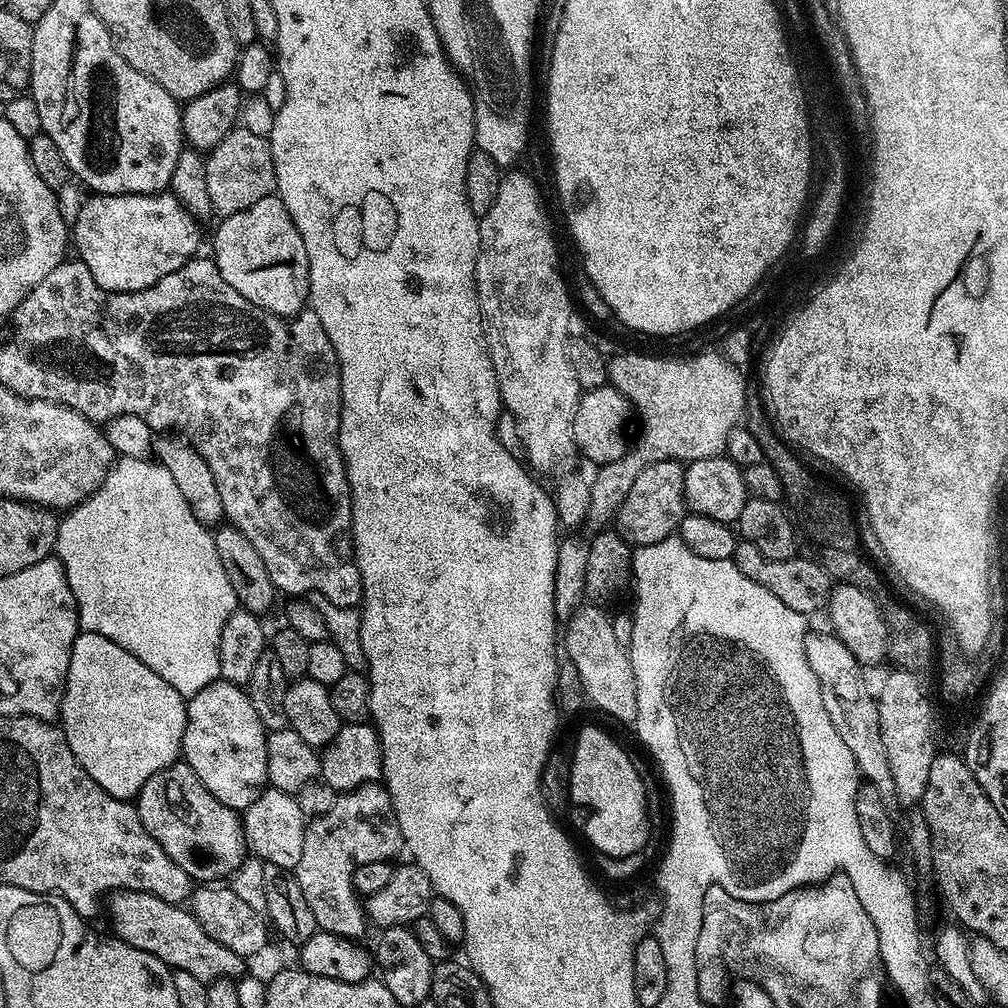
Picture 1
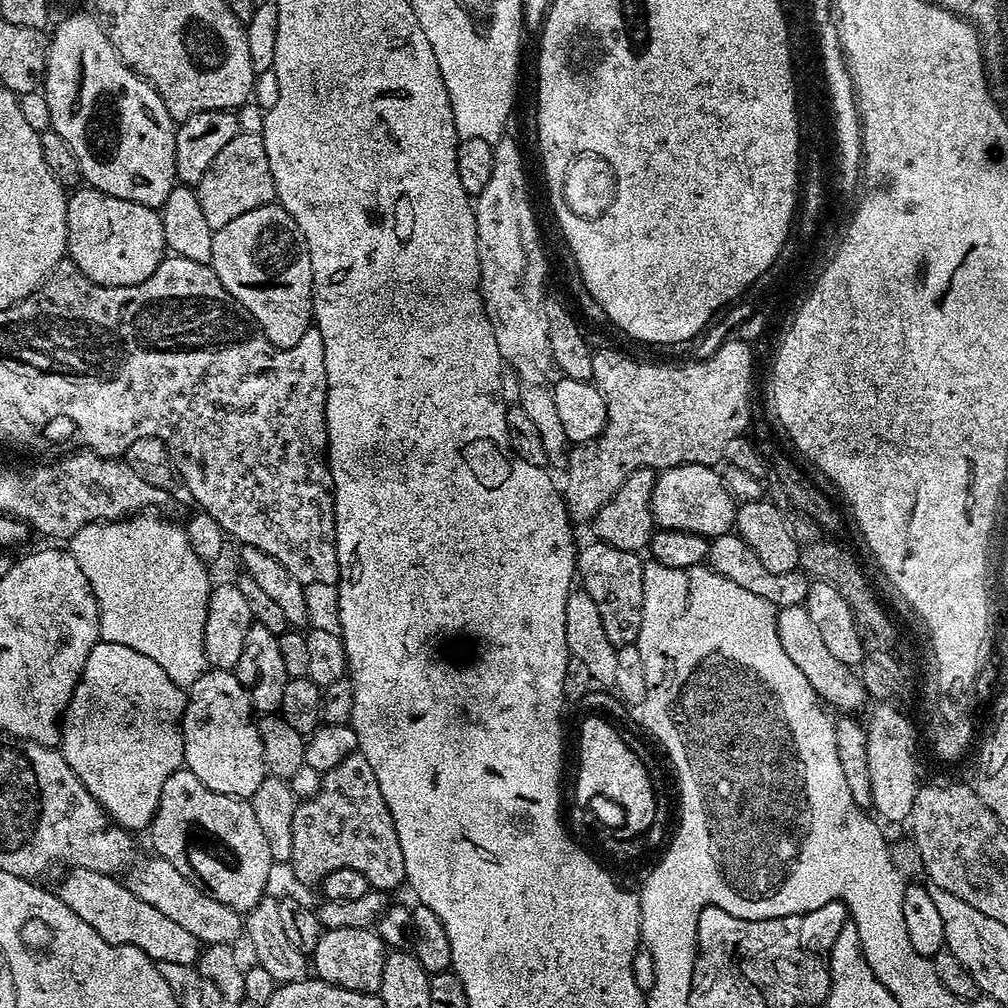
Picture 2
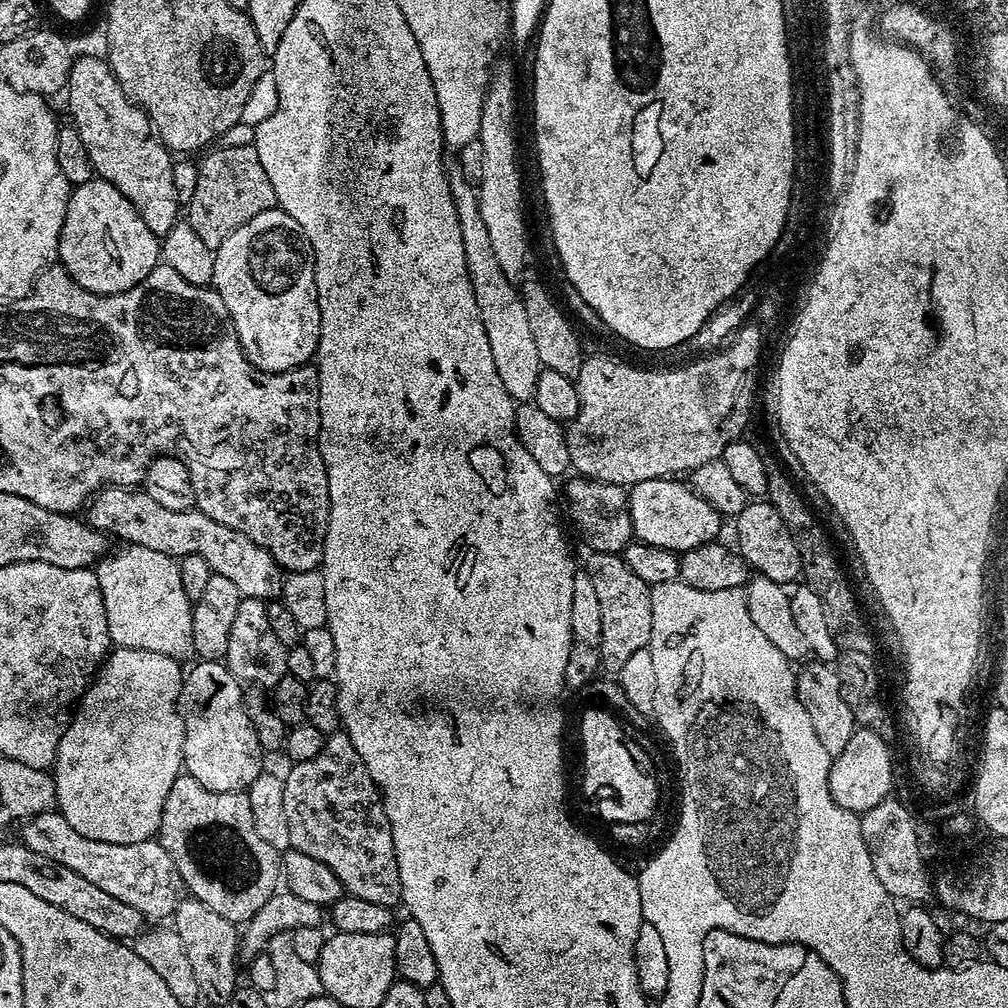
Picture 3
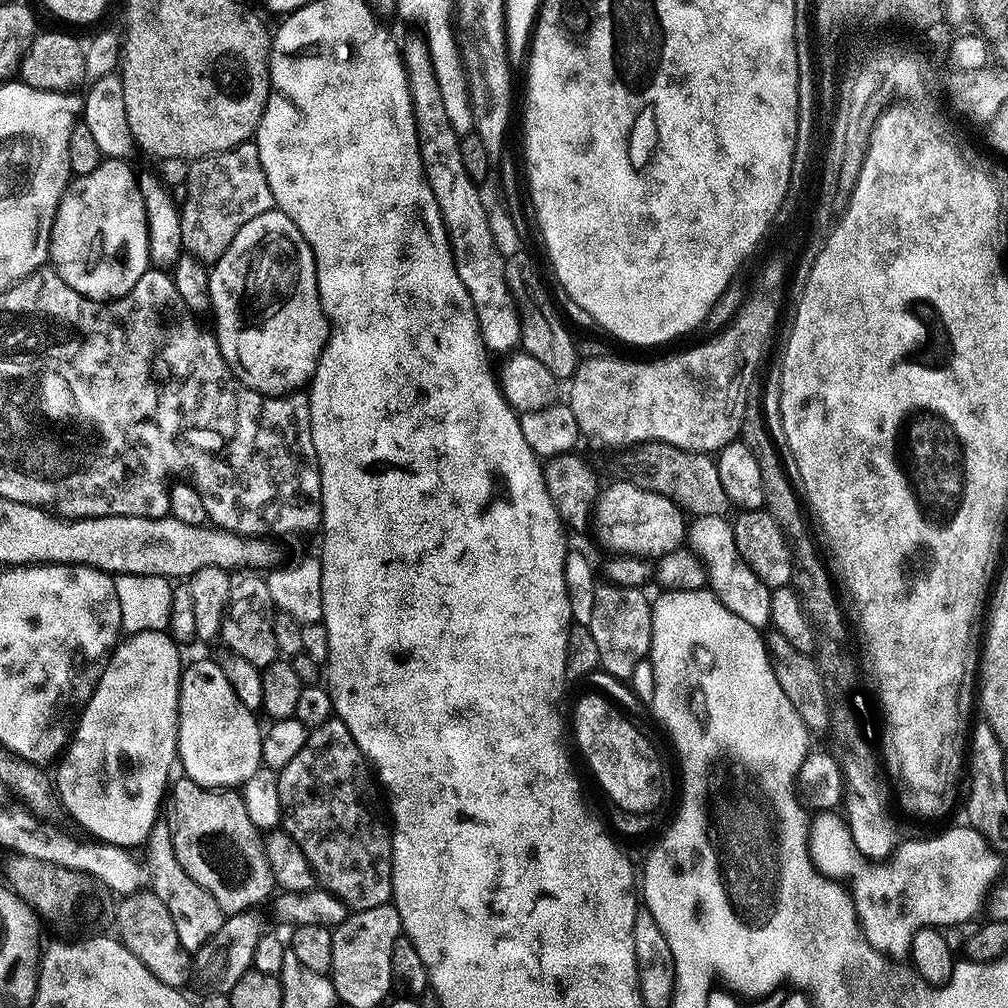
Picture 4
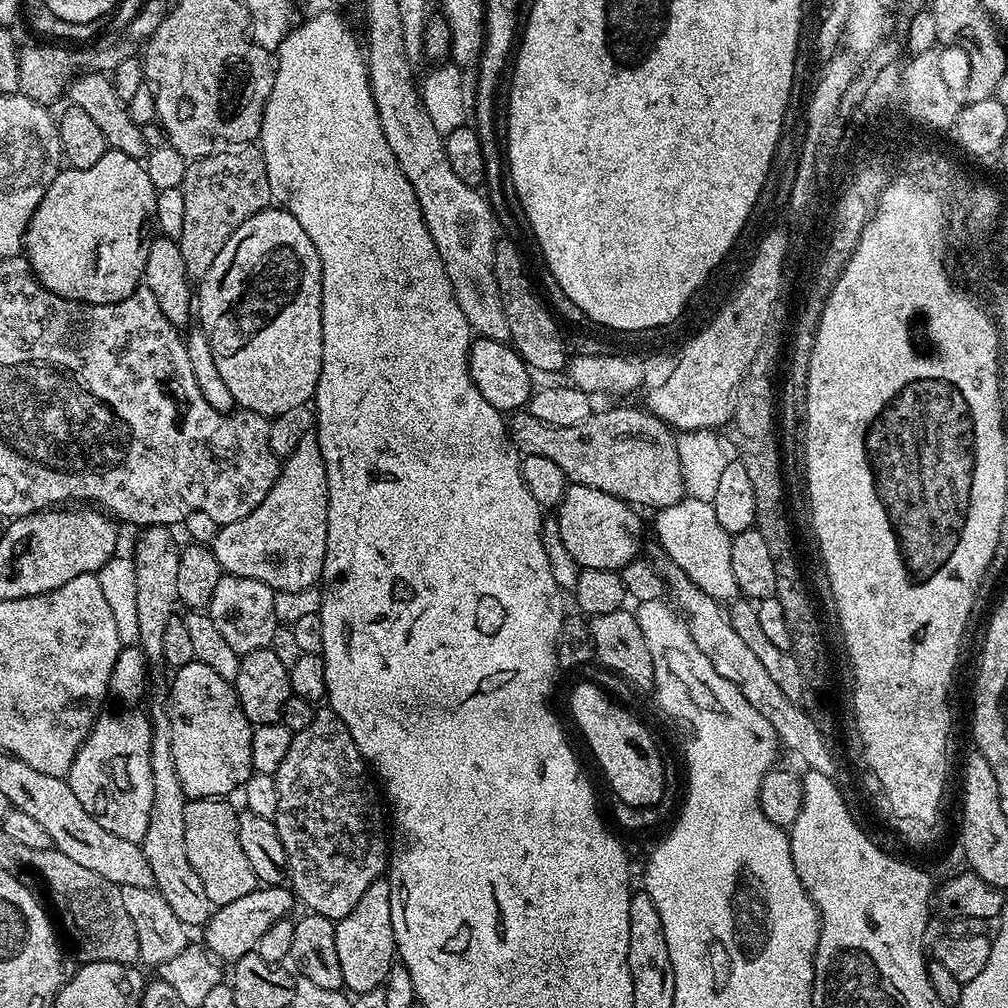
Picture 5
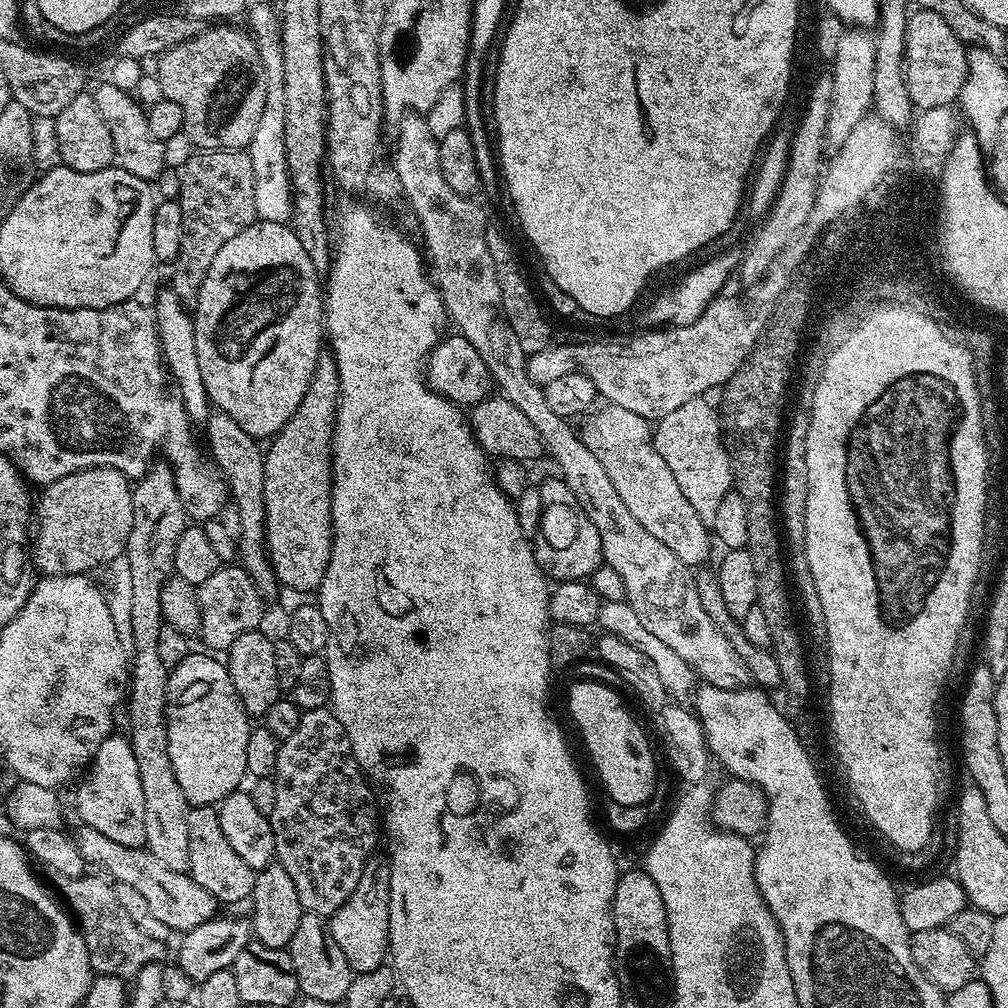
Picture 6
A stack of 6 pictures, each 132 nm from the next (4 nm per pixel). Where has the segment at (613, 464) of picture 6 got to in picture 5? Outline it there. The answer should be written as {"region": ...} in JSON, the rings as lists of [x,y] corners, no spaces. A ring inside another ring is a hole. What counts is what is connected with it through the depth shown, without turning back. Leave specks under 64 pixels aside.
{"region":[[[685,498],[674,506],[659,509],[655,516],[656,536],[660,539],[665,554],[669,556],[667,559],[676,564],[678,570],[682,570],[682,574],[686,574],[686,578],[690,578],[690,582],[694,582],[694,586],[702,590],[702,594],[714,598],[717,602],[731,602],[737,599],[738,582],[734,580],[734,569],[730,566],[732,536],[726,530],[722,530],[718,522],[718,514],[714,514],[711,503]]]}

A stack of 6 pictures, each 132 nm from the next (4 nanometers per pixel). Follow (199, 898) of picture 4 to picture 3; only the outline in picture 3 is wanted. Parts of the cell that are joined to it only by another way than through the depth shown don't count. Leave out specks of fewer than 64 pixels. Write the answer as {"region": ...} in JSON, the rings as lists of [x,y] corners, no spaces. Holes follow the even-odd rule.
{"region":[[[187,898],[188,900],[181,899],[177,903],[176,910],[174,913],[174,927],[178,930],[178,938],[182,938],[182,946],[186,946],[186,954],[190,958],[190,966],[194,970],[194,978],[200,982],[201,993],[205,997],[207,996],[221,996],[221,998],[227,998],[231,996],[233,988],[237,987],[238,980],[235,980],[232,976],[223,976],[223,972],[228,972],[232,968],[232,958],[236,958],[238,954],[237,945],[234,943],[234,936],[232,940],[232,932],[234,932],[234,925],[232,925],[229,920],[222,918],[222,914],[214,914],[214,910],[210,910],[210,906],[206,906],[206,902],[197,900],[195,898]]]}

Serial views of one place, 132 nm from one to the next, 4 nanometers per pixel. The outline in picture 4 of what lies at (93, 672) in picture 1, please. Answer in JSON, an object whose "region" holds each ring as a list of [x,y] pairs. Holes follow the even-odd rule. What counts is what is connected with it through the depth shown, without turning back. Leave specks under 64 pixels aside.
{"region":[[[133,632],[127,638],[121,639],[116,647],[112,649],[112,655],[108,658],[108,663],[104,666],[104,672],[100,675],[100,680],[96,683],[96,688],[92,691],[92,696],[84,705],[79,713],[78,721],[72,733],[72,739],[59,761],[60,769],[54,772],[54,787],[59,800],[64,808],[89,832],[91,839],[96,842],[113,844],[119,848],[136,850],[136,847],[147,845],[150,830],[155,826],[156,821],[161,819],[160,803],[165,803],[166,793],[170,788],[170,779],[168,780],[168,771],[172,764],[177,763],[178,753],[176,743],[178,742],[178,698],[180,697],[180,674],[182,663],[180,664],[180,652],[175,640],[163,632]]]}

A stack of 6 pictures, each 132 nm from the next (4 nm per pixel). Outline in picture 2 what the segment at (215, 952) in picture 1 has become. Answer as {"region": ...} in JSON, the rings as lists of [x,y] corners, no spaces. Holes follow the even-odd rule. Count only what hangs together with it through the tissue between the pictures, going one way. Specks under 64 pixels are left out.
{"region":[[[87,868],[69,871],[69,876],[58,887],[59,895],[64,903],[82,918],[82,922],[90,922],[102,938],[111,944],[129,944],[140,948],[149,958],[157,962],[182,962],[195,965],[202,951],[201,941],[190,934],[190,930],[178,926],[162,914],[162,910],[154,910],[150,902],[142,902],[130,889],[127,883],[120,884],[115,875],[103,872],[89,872]]]}

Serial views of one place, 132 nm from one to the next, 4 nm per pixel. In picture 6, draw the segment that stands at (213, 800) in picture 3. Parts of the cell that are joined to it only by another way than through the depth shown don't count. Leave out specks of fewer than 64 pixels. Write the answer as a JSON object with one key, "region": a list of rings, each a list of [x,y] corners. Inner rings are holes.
{"region":[[[212,806],[189,807],[186,818],[190,834],[190,866],[188,875],[202,886],[221,905],[240,904],[249,899],[254,890],[257,869],[246,866],[242,858],[230,846],[226,834],[222,834],[222,822],[218,822],[218,811]]]}

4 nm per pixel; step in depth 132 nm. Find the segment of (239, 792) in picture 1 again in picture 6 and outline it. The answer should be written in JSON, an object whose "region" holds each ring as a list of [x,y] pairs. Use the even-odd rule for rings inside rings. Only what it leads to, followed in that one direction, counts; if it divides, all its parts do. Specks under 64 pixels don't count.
{"region":[[[193,651],[182,658],[182,662],[168,673],[168,753],[178,786],[182,786],[182,794],[186,794],[189,805],[216,806],[246,780],[246,738],[250,717],[234,690],[227,667],[221,661],[219,664],[215,655],[200,652]]]}

